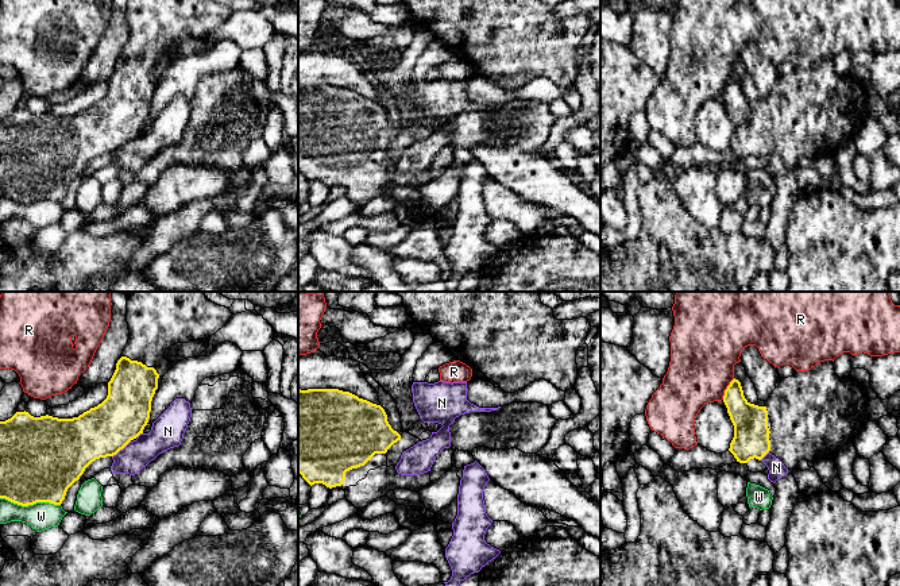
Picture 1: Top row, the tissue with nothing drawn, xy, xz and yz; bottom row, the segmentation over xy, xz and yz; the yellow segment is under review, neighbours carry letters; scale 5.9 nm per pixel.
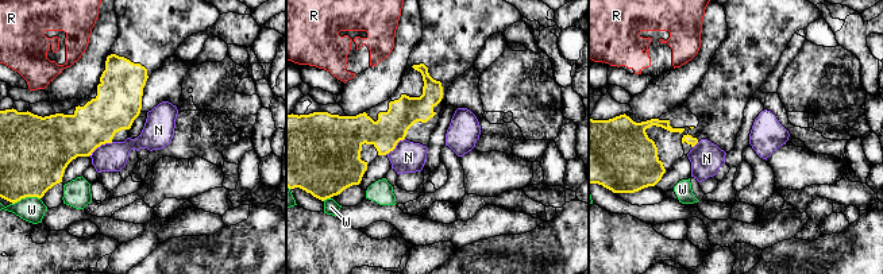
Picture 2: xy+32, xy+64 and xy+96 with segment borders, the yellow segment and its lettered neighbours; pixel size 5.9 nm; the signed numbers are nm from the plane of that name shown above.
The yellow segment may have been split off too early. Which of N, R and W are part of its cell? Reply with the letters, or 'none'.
none

